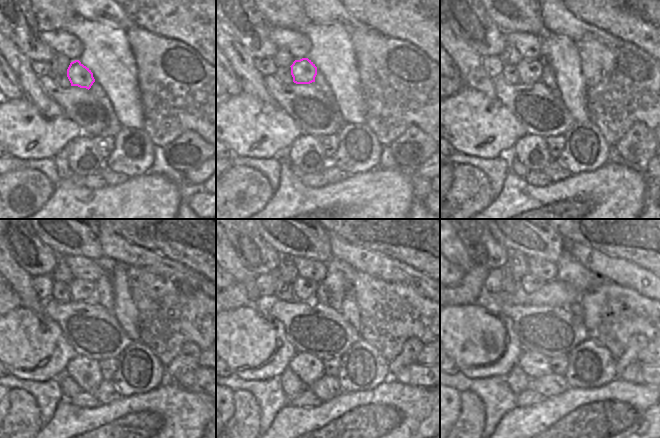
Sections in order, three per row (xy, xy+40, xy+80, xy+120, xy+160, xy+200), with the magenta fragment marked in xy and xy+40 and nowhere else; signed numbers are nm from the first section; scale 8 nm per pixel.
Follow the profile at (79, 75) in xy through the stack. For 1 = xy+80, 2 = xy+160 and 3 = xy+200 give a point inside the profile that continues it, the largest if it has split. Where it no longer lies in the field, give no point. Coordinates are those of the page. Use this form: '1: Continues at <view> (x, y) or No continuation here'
1: Continues at xy+80 (529, 70)
2: Continues at xy+160 (304, 288)
3: Continues at xy+200 (530, 282).

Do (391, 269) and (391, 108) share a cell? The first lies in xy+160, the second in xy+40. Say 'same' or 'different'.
different

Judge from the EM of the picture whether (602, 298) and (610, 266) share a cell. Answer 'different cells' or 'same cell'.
different cells

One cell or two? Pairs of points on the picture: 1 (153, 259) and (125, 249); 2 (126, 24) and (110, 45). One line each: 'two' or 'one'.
1: one
2: two

